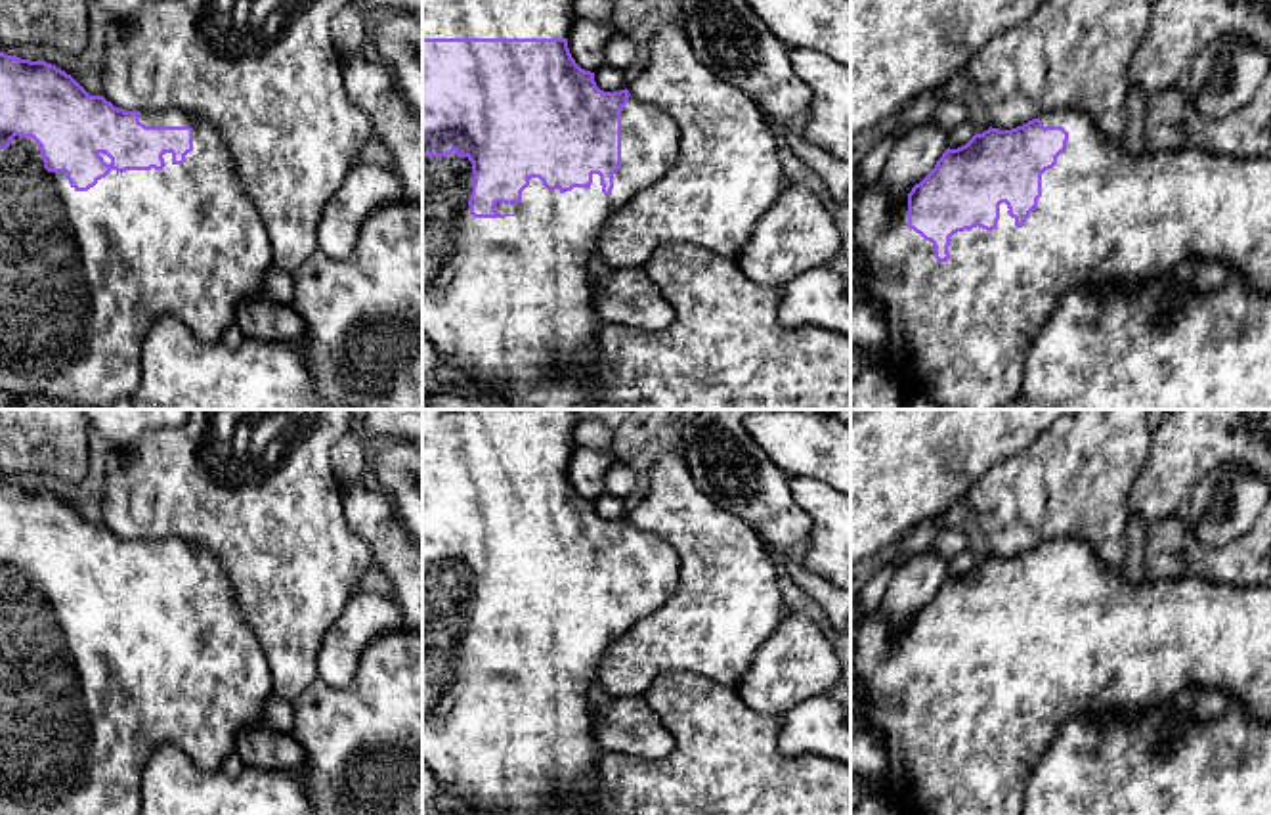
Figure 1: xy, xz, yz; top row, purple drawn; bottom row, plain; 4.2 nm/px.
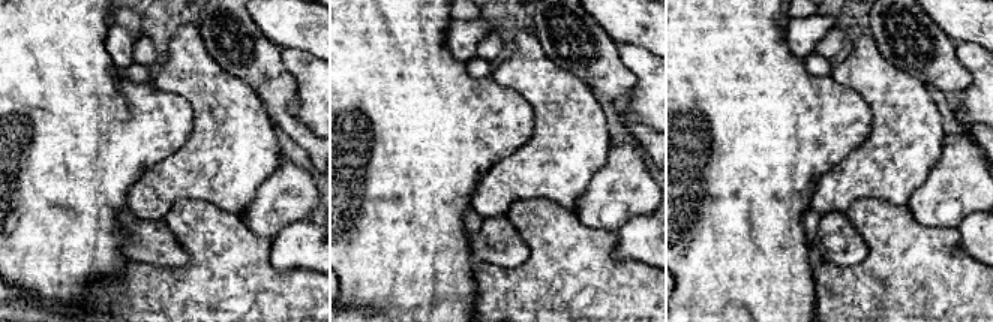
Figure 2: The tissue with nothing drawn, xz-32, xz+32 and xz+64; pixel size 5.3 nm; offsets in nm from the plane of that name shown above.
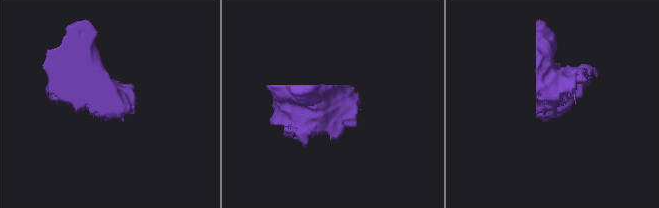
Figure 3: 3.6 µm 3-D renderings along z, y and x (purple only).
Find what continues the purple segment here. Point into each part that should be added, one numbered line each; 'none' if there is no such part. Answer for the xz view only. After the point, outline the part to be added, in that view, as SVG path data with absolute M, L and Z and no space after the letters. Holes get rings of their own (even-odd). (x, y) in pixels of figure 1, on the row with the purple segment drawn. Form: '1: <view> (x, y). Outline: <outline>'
1: xz (507, 303). Outline: M629 96L627 105L621 109L621 168L614 174L614 189L610 195L602 193L600 176L592 174L592 184L589 189L573 187L562 193L558 187L549 191L539 178L531 178L529 186L522 191L522 201L514 205L497 203L495 210L501 218L474 218L470 214L468 199L472 193L472 163L468 157L457 157L453 151L447 157L422 157L422 333L432 341L442 367L438 369L451 383L468 383L482 386L484 396L464 396L453 390L443 390L428 396L422 402L424 409L594 409L598 400L589 388L589 379L598 362L598 329L602 319L592 306L592 277L587 264L596 256L598 235L606 220L621 209L629 199L646 187L659 182L679 159L680 134L679 126L663 109L638 101Z

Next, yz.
1: yz (960, 333). Outline: M1078 109L1042 111L1040 121L1063 126L1068 142L1057 165L1042 174L1038 207L1017 228L1002 203L998 228L954 233L946 262L935 258L931 241L908 228L908 199L893 207L881 182L864 187L856 166L851 168L852 268L866 297L887 310L885 365L900 385L914 386L940 409L1000 409L1021 398L1028 352L1070 291L1112 285L1135 293L1143 283L1170 275L1179 262L1196 258L1223 262L1252 289L1271 293L1271 153L1235 159L1185 145L1130 155Z

